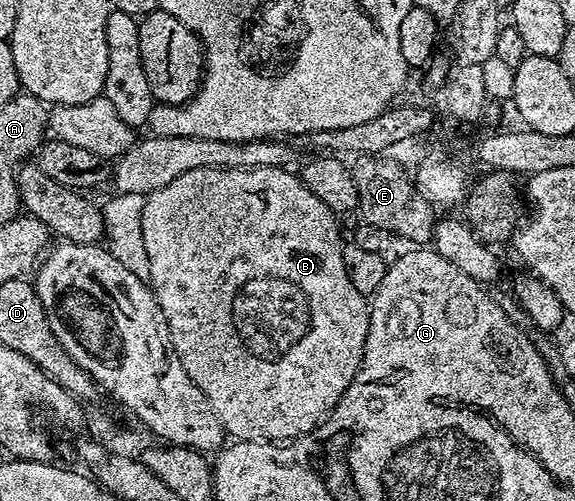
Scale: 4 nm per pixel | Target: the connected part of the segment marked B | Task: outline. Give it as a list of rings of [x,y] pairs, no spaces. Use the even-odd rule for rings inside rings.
[[[199,169],[198,171],[186,171],[186,175],[178,175],[178,179],[173,179],[171,183],[166,183],[166,187],[158,187],[158,191],[147,194],[142,207],[142,239],[146,239],[146,255],[150,259],[150,288],[156,295],[156,301],[162,307],[162,315],[166,315],[166,323],[170,331],[170,339],[182,367],[186,367],[186,375],[190,375],[192,382],[206,395],[214,415],[218,415],[220,426],[224,428],[225,434],[229,438],[238,441],[274,441],[277,443],[287,443],[295,438],[303,437],[304,434],[312,432],[317,425],[323,422],[324,418],[332,412],[332,409],[342,399],[346,387],[354,379],[358,367],[364,358],[364,348],[366,347],[366,335],[368,334],[368,311],[369,302],[355,289],[354,283],[350,283],[350,275],[346,275],[346,263],[344,262],[345,242],[340,241],[340,229],[336,226],[337,214],[332,212],[314,191],[310,191],[304,186],[303,181],[295,172],[286,169]]]

